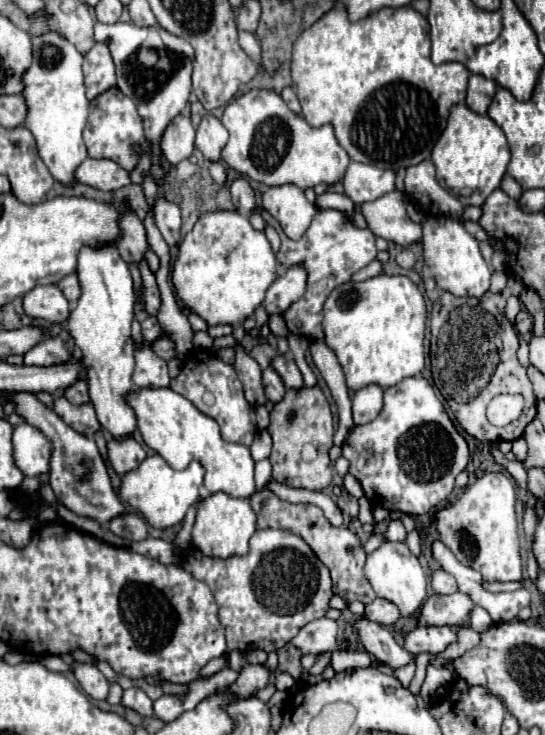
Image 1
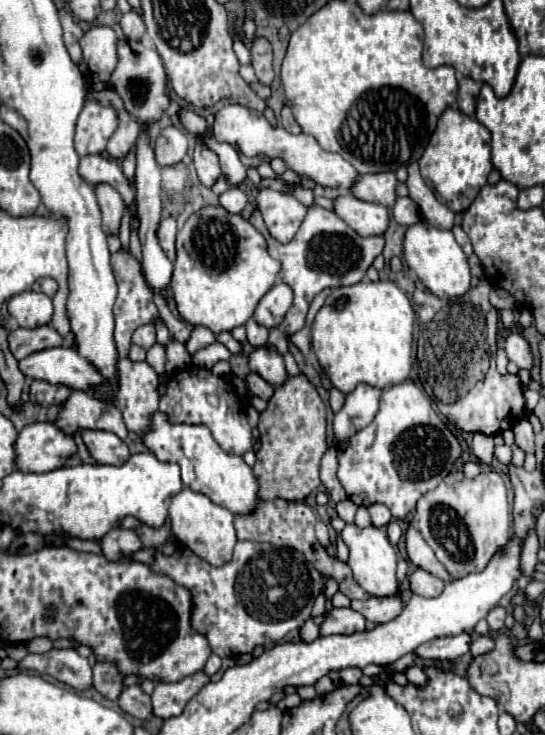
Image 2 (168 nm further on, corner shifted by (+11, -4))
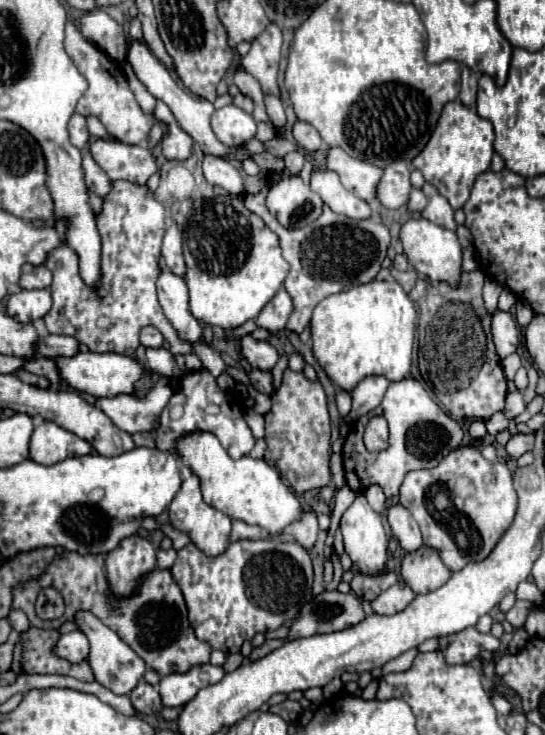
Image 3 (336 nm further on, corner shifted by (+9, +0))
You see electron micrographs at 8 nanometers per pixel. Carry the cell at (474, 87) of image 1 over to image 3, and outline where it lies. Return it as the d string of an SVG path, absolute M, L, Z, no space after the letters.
M463 66L463 72L461 72L461 102L467 106L467 108L473 108L475 106L475 100L477 100L477 80L479 80L479 74L471 72L467 66Z

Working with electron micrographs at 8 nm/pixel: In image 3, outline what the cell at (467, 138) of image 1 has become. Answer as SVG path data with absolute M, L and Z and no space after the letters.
M453 100L443 108L431 140L413 160L413 166L423 172L427 182L435 184L435 188L449 200L453 210L459 210L469 200L477 176L487 172L491 166L493 138L493 124L481 118L475 106L467 108L461 104L461 100Z

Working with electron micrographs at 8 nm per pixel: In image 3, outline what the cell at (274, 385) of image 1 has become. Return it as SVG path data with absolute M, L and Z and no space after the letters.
M253 368L249 372L249 380L253 384L255 390L263 392L263 394L271 394L273 392L273 386L271 386L271 372L263 372L263 370L257 370Z

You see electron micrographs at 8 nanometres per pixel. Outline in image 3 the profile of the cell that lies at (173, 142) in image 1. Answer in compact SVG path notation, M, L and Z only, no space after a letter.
M171 122L167 134L163 136L161 148L163 148L163 156L167 160L187 160L191 156L193 140L191 140L191 136L187 136L187 132L183 132L179 128L177 122Z

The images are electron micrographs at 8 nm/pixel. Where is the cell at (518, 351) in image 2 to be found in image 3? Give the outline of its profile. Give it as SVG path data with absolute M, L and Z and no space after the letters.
M497 310L493 314L493 340L497 346L497 354L499 358L507 358L509 354L517 352L519 346L519 332L517 332L517 324L513 320L513 316L509 312L501 312Z

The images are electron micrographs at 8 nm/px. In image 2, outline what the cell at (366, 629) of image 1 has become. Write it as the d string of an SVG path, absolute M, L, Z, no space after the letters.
M331 608L325 612L325 620L319 624L321 636L353 634L365 630L365 618L351 608Z

